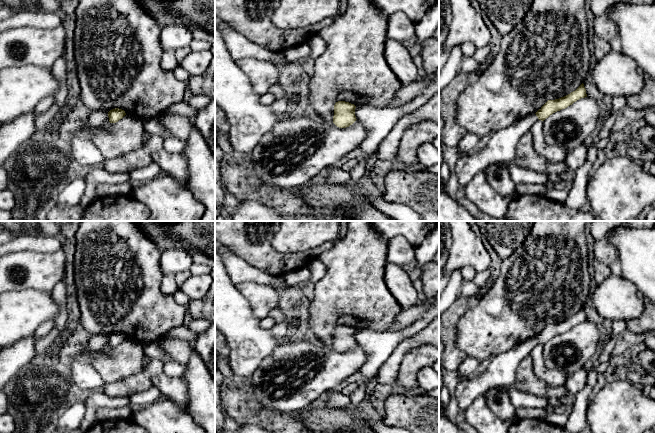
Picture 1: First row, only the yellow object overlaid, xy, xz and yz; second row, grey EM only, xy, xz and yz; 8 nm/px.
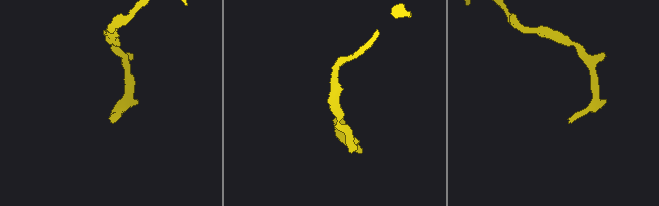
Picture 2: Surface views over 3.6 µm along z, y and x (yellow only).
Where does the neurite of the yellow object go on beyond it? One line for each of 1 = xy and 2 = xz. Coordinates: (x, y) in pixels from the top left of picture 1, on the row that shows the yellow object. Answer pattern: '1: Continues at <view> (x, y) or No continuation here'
1: No continuation here
2: No continuation here

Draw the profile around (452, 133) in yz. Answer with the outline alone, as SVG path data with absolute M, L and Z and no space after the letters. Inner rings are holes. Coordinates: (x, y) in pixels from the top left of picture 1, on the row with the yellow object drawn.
M460 70L448 85L439 91L439 116L444 121L439 141L447 146L457 147L467 134L467 130L456 121L455 103L470 82L468 75Z

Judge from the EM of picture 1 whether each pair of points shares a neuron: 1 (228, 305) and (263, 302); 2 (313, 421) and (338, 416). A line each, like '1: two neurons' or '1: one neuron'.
1: two neurons
2: one neuron

